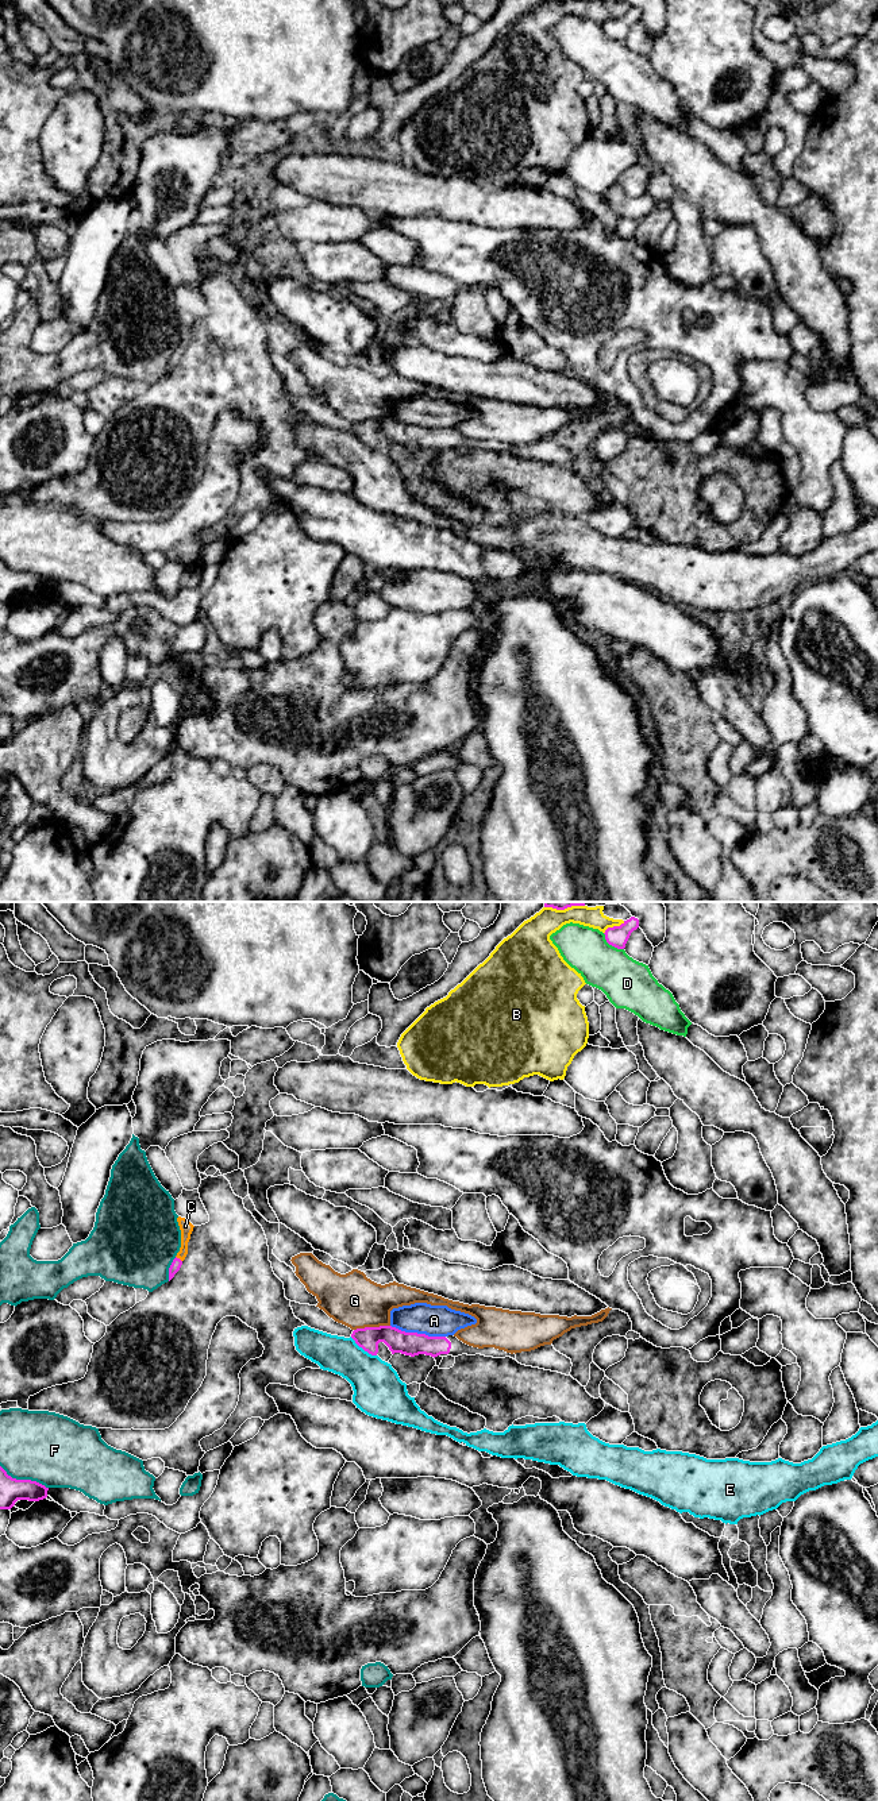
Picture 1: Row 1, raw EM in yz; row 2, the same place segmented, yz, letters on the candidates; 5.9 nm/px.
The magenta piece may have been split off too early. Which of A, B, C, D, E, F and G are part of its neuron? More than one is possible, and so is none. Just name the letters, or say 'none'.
C

